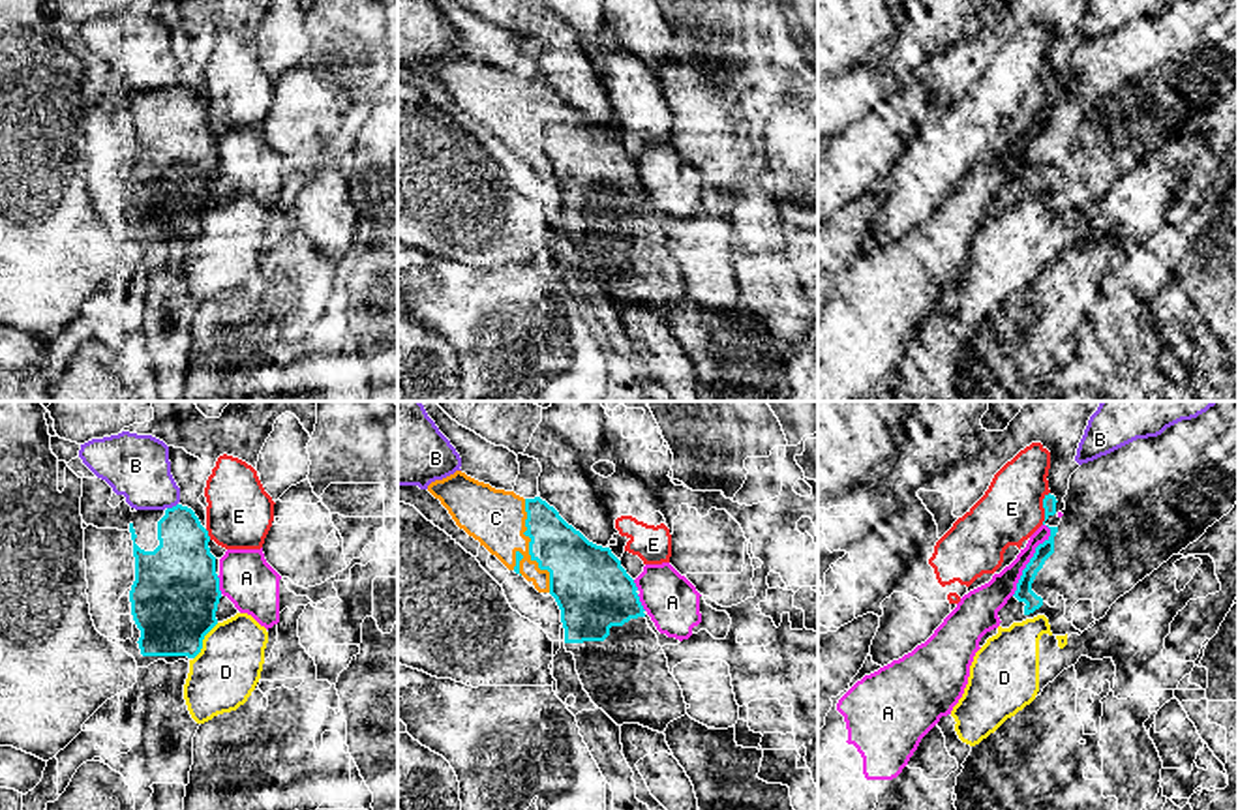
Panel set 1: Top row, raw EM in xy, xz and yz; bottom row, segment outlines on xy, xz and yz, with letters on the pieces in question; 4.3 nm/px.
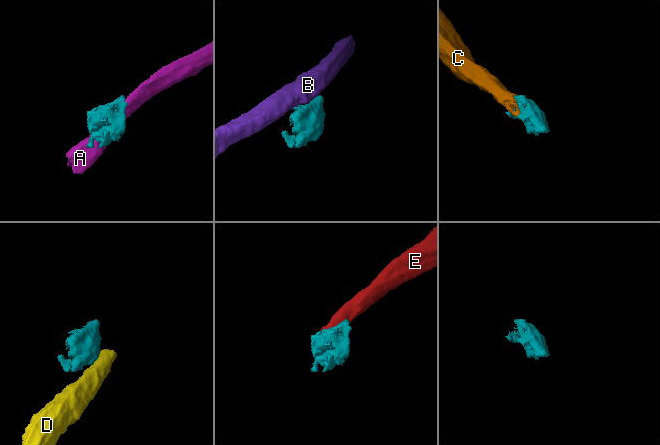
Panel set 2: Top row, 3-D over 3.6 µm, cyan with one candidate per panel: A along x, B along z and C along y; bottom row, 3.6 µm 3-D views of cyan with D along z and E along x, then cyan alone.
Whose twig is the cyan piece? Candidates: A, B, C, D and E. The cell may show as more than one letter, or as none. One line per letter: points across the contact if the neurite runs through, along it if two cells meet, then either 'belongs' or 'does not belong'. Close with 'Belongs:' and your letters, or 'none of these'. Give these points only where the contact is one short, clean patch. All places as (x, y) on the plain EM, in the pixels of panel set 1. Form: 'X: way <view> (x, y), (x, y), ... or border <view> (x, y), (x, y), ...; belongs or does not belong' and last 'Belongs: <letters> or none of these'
A: border yz (1043, 104), (1049, 115), (1036, 128), (1011, 175); does not belong
B: border xy (177, 83), (167, 89); does not belong
C: belongs
D: border xy (218, 203), (205, 216), (203, 227), (194, 239); does not belong
E: does not belong
Belongs: C

